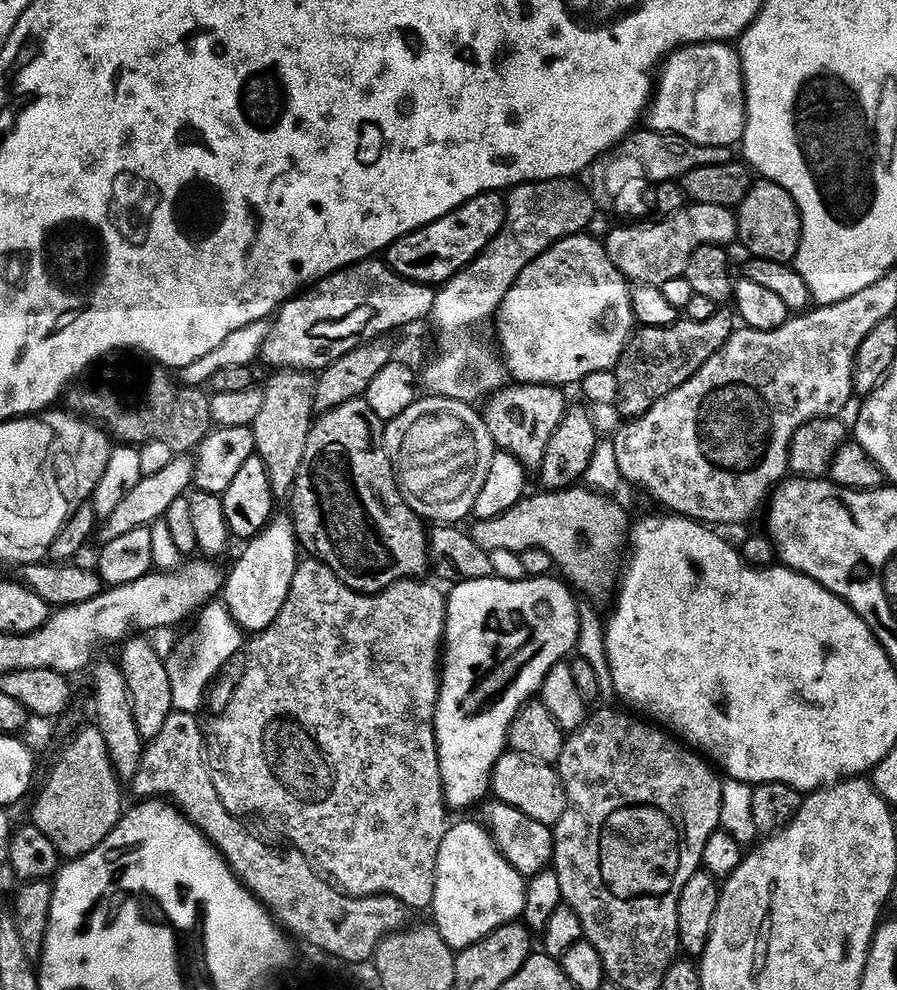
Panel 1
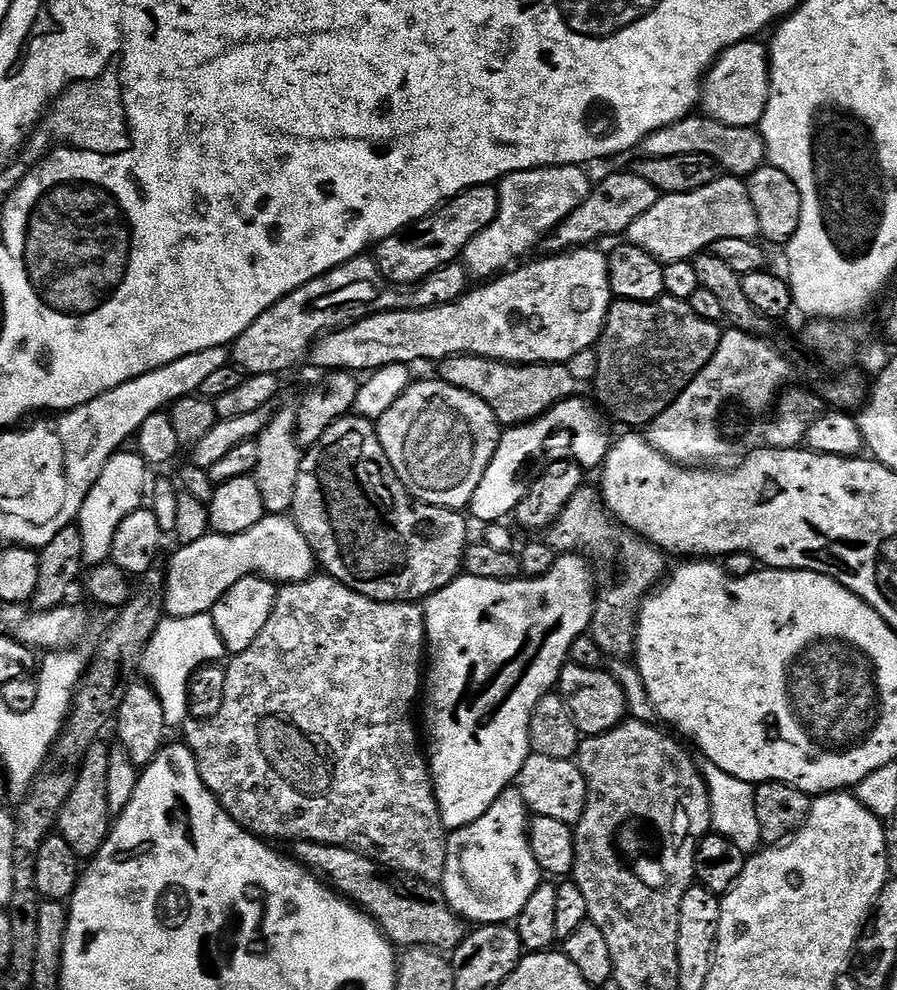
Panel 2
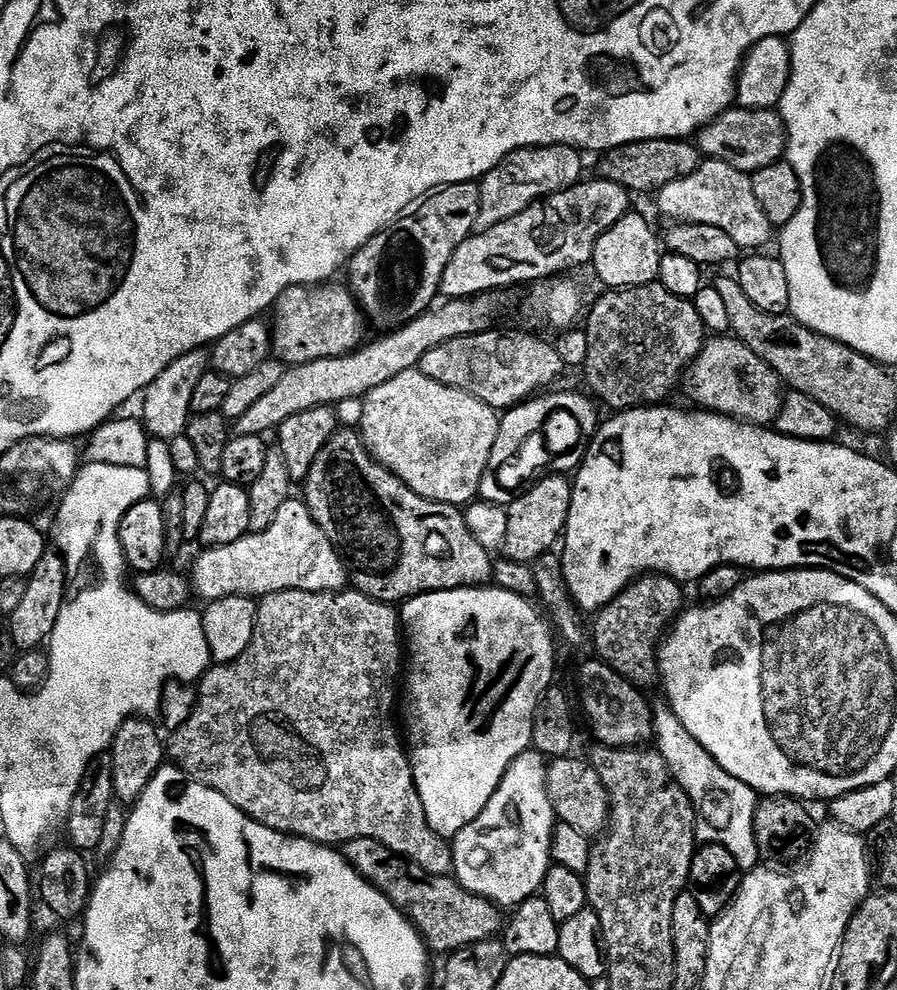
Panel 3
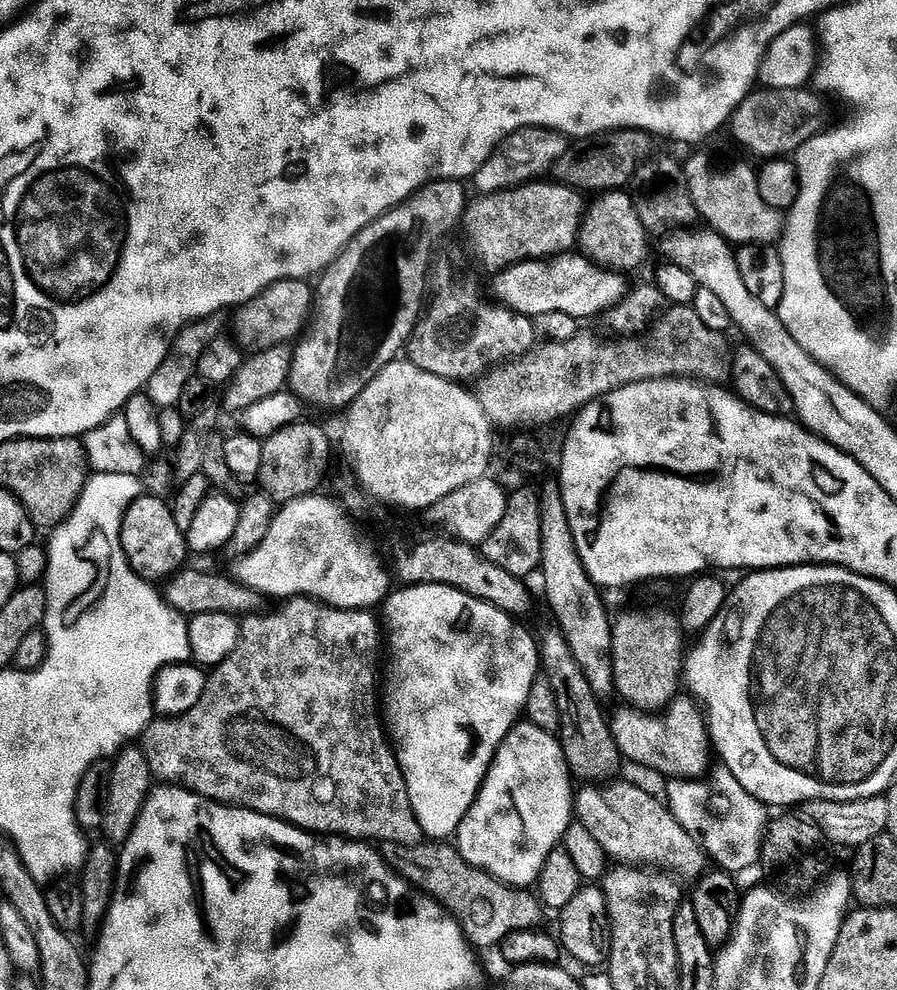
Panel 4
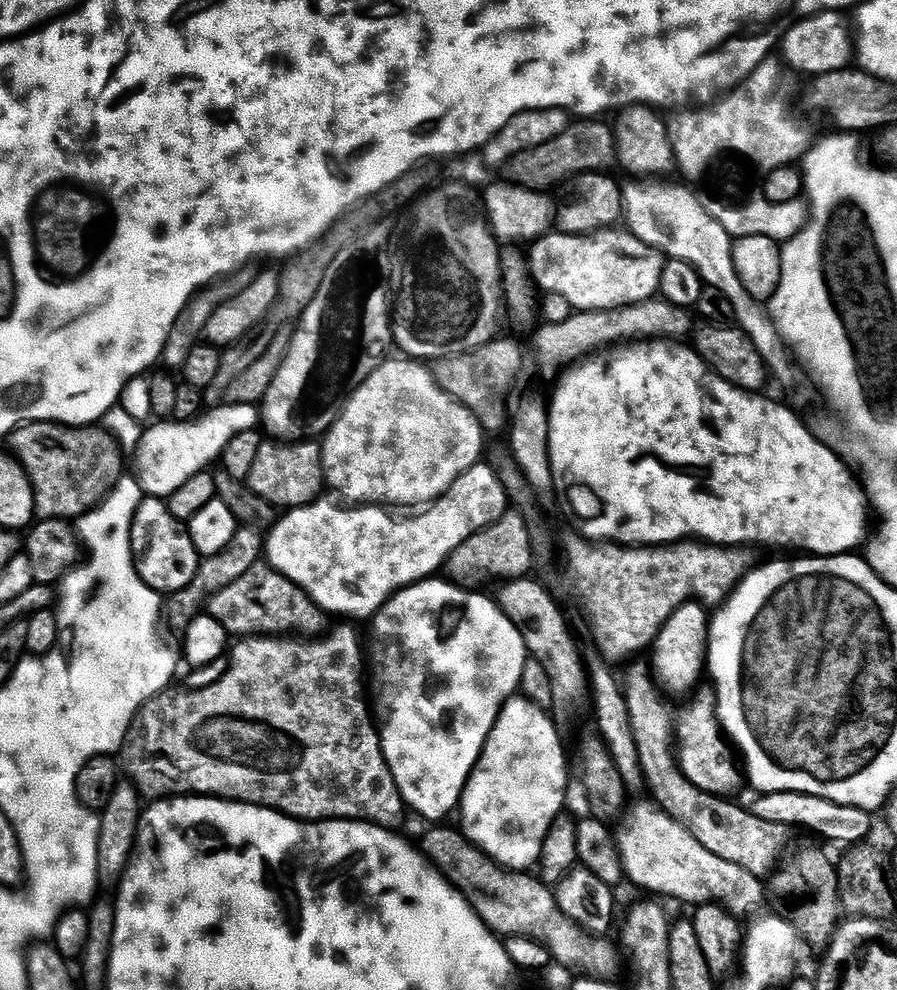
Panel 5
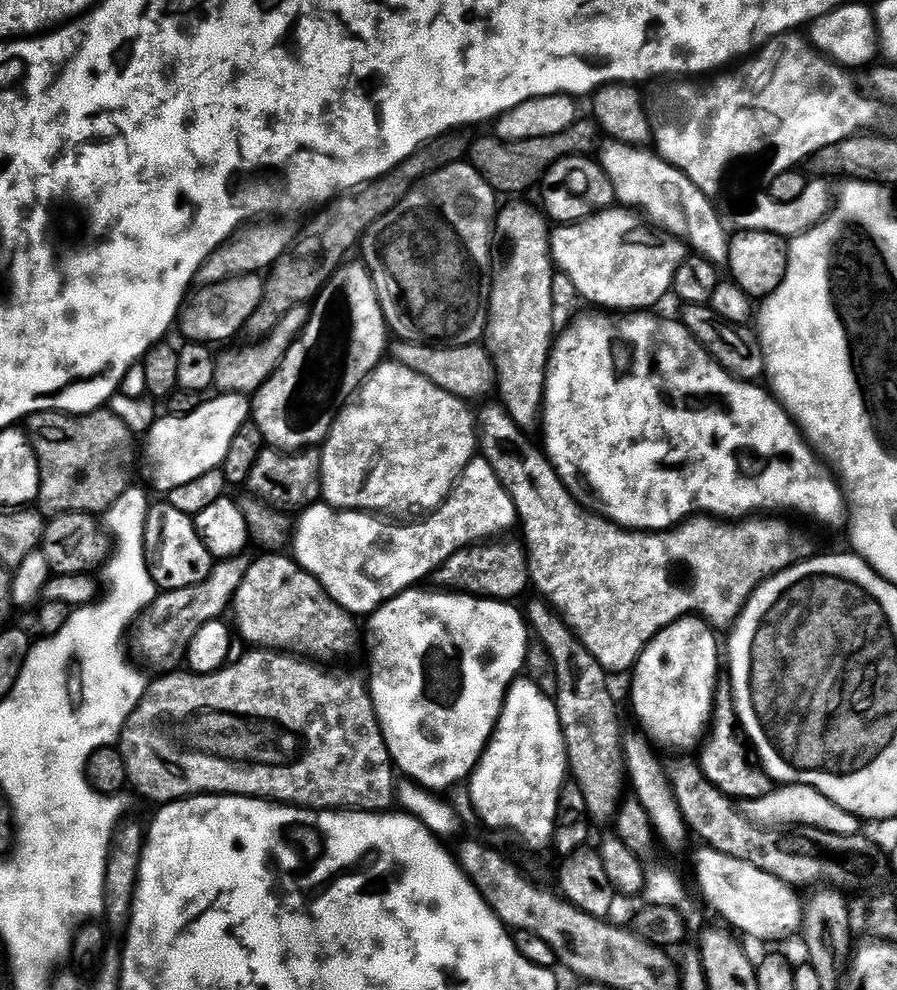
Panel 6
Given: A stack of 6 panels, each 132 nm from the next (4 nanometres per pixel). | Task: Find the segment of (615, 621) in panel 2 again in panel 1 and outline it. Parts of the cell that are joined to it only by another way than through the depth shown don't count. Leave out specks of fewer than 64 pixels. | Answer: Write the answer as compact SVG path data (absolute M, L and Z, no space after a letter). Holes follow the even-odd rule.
M573 486L564 489L563 492L537 491L537 496L525 495L510 510L498 514L494 518L476 520L470 535L482 550L494 552L496 550L508 550L516 553L534 550L545 551L553 559L559 575L568 581L585 601L593 605L601 606L613 599L618 592L618 581L622 576L622 556L620 551L625 551L630 540L630 519L624 513L620 504L615 504L612 498L601 494L588 486Z

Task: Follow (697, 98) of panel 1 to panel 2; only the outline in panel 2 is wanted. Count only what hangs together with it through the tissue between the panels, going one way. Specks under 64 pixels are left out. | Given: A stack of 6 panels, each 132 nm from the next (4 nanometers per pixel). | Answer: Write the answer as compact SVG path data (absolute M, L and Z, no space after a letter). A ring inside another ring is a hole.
M755 39L744 40L720 53L715 64L708 69L702 80L702 112L709 120L717 120L726 126L756 128L768 105L768 82L770 79L770 52Z

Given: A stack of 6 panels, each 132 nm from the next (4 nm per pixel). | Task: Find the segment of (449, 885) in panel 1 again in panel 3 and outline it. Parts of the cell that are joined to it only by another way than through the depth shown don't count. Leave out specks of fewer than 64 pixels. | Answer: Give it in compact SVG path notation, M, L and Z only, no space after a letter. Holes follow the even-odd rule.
M535 750L524 752L505 770L500 785L481 813L451 841L455 879L463 888L470 890L470 894L478 894L501 909L515 909L516 905L537 895L544 887L544 879L553 863L552 831L557 823L556 811L552 808L548 793L546 757Z

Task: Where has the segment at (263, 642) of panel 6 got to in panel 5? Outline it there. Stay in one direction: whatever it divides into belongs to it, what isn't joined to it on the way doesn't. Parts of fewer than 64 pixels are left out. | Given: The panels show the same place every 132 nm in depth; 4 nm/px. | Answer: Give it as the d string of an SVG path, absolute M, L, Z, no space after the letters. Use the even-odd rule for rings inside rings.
M264 562L242 574L238 582L220 592L213 592L207 601L206 612L236 638L263 637L265 634L318 634L324 630L326 619L324 609L317 606L294 581L273 571Z

